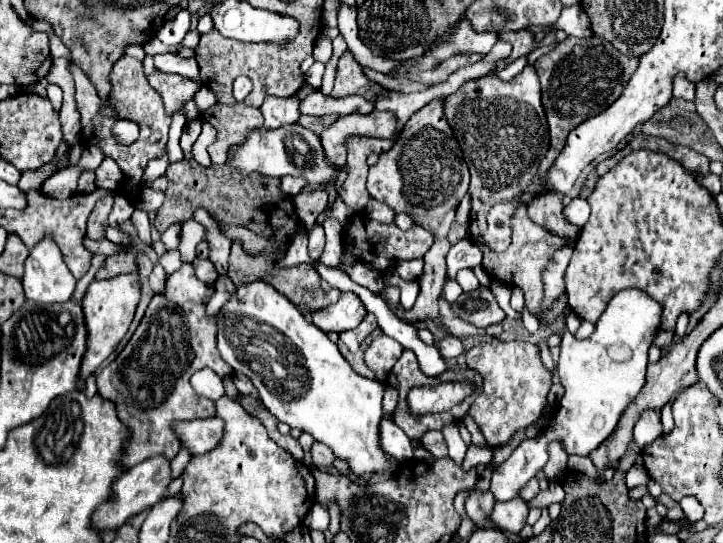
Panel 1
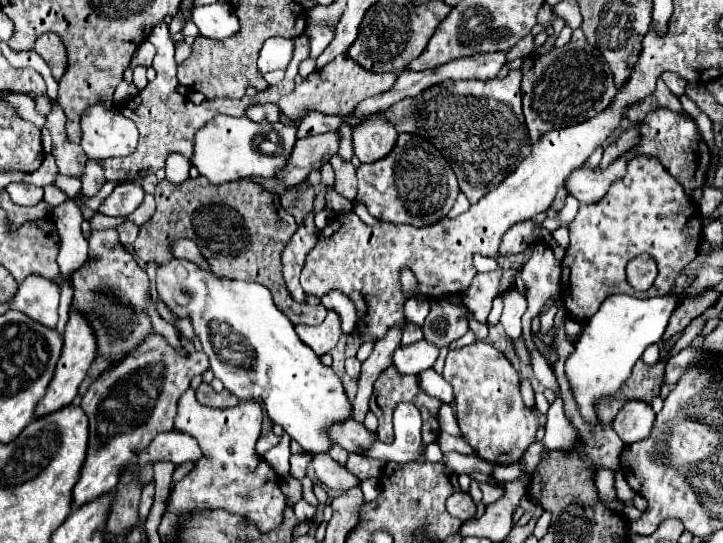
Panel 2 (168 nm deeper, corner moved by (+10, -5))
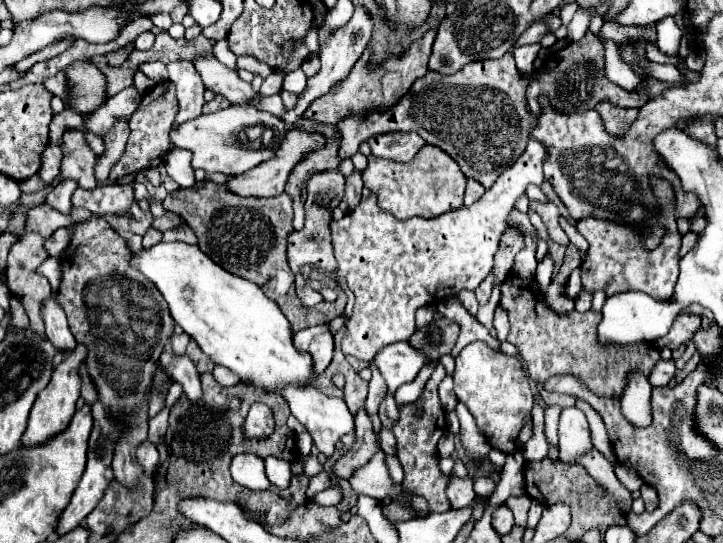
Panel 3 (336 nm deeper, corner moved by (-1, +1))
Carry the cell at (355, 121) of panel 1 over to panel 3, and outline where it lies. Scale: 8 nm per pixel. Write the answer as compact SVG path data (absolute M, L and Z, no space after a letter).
M298 128L290 130L284 144L280 144L280 148L276 150L276 156L272 156L270 160L266 160L264 164L258 164L256 168L240 174L240 176L234 176L234 178L228 178L228 182L224 184L230 192L238 192L240 196L278 196L284 192L284 186L288 182L288 176L292 172L292 168L304 158L304 154L308 154L310 150L318 150L324 146L324 136L322 134L308 134L308 132L302 132Z

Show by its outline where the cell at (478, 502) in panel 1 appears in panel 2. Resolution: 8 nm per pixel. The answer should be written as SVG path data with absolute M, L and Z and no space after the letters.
M455 492L453 496L447 498L447 510L449 510L451 516L459 518L461 522L465 522L471 516L475 516L477 506L475 506L475 502L473 502L469 492Z

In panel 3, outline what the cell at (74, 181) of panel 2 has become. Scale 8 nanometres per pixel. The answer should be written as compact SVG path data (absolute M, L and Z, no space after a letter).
M35 174L28 180L19 183L19 188L22 193L32 194L48 188L49 185L44 184L38 174Z

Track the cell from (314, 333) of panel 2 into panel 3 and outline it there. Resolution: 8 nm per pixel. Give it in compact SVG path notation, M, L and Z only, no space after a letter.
M326 324L296 332L292 338L292 344L296 344L298 352L308 352L312 356L312 370L316 372L316 376L322 374L332 360L334 338L328 332Z

